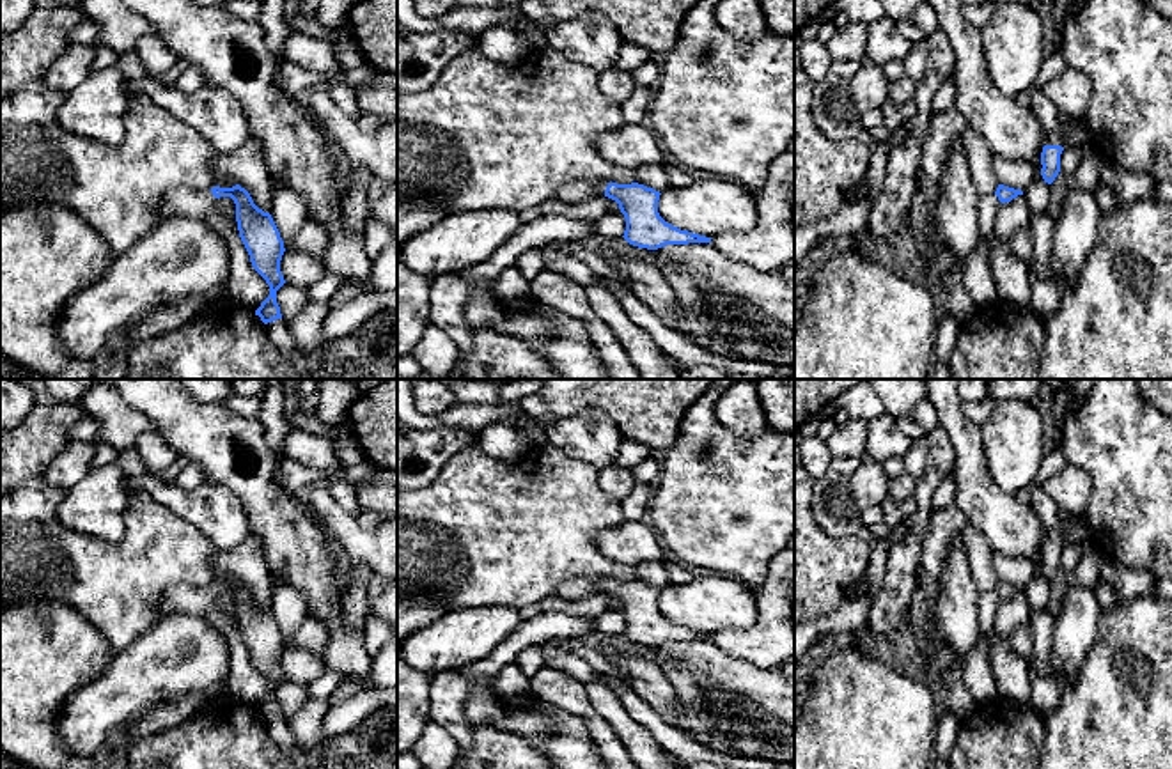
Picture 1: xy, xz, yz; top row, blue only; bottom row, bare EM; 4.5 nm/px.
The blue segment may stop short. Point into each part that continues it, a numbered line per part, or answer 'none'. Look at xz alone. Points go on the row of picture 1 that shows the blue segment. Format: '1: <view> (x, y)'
1: xz (575, 192)

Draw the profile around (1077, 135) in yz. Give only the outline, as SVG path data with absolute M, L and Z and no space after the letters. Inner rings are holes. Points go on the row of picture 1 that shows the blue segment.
M1076 120L1064 136L1064 149L1083 145L1090 142L1090 135L1083 124L1083 120Z

